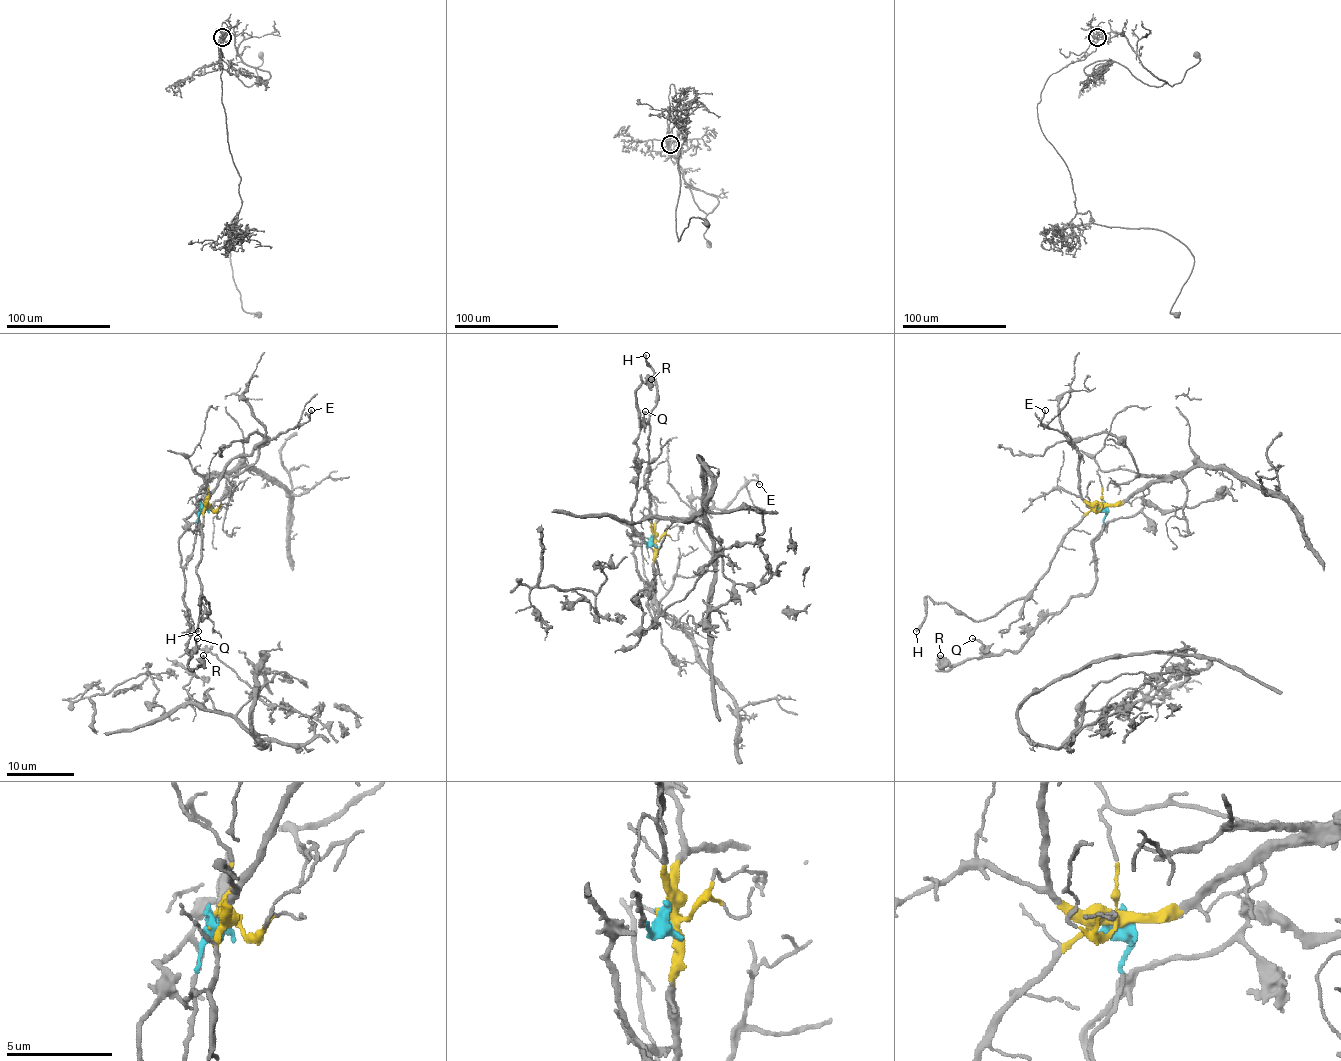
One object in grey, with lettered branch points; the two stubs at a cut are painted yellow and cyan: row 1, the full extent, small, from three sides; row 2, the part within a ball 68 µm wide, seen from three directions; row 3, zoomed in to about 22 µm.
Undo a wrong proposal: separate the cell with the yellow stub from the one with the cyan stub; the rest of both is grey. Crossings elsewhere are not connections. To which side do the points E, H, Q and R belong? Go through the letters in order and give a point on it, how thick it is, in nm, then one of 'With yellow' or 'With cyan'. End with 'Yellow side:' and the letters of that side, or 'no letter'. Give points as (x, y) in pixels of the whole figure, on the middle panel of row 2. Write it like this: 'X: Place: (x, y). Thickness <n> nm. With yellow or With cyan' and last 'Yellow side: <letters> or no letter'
E: Place: (759, 484). Thickness 150 nm. With yellow
H: Place: (646, 355). Thickness 220 nm. With yellow
Q: Place: (645, 411). Thickness 180 nm. With cyan
R: Place: (651, 379). Thickness 500 nm. With cyan
Yellow side: E, H

